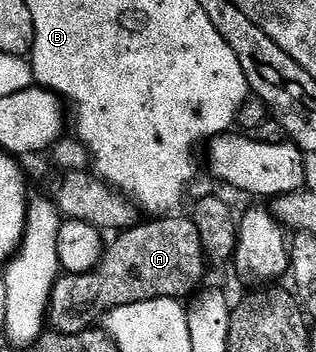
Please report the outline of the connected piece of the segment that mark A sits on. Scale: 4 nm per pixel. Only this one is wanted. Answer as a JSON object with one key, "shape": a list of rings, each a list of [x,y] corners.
{"shape":[[[160,215],[155,219],[144,219],[148,221],[141,220],[132,228],[123,230],[117,236],[120,238],[113,245],[107,246],[100,264],[95,269],[88,273],[61,275],[52,289],[47,324],[57,333],[82,333],[107,317],[110,310],[123,305],[133,305],[143,301],[191,298],[205,284],[203,281],[206,258],[202,239],[198,239],[198,227],[194,227],[191,216],[176,216],[180,215]]]}

